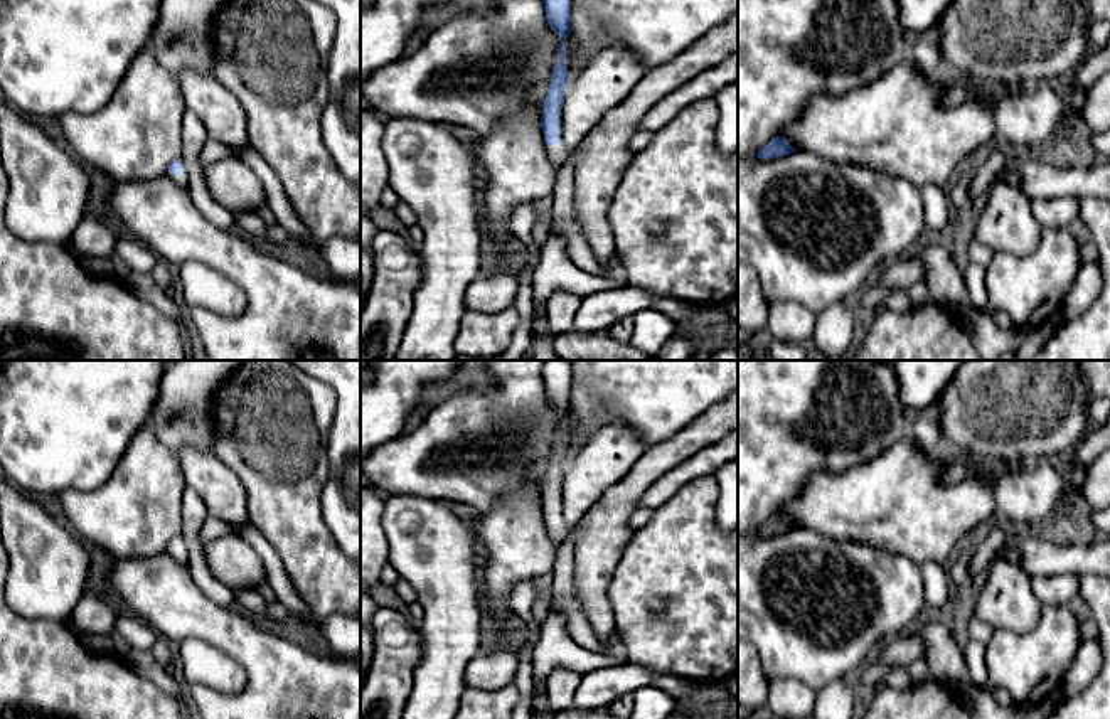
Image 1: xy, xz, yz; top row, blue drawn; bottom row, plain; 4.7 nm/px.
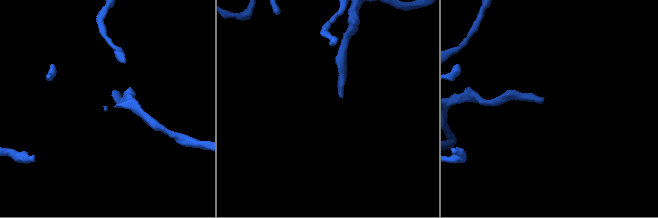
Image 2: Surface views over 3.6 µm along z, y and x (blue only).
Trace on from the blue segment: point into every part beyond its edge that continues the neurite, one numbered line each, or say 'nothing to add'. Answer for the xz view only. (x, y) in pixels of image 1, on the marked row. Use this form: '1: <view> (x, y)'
1: xz (560, 154)

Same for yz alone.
nothing to add

